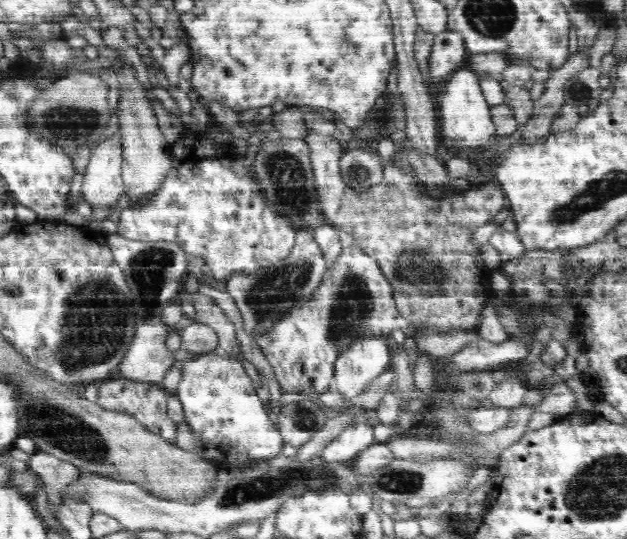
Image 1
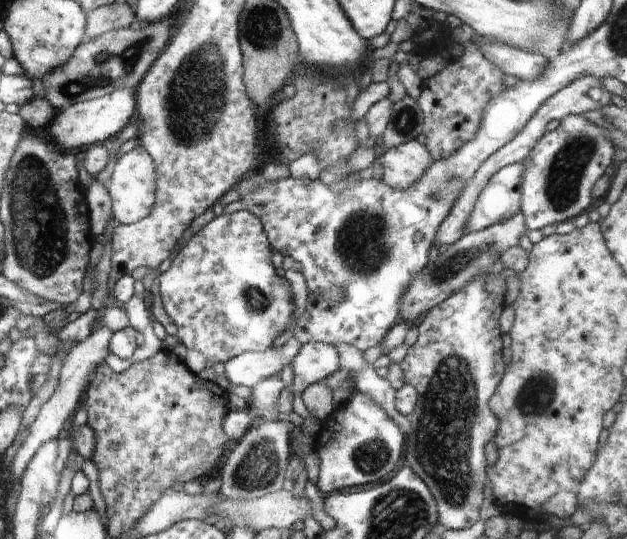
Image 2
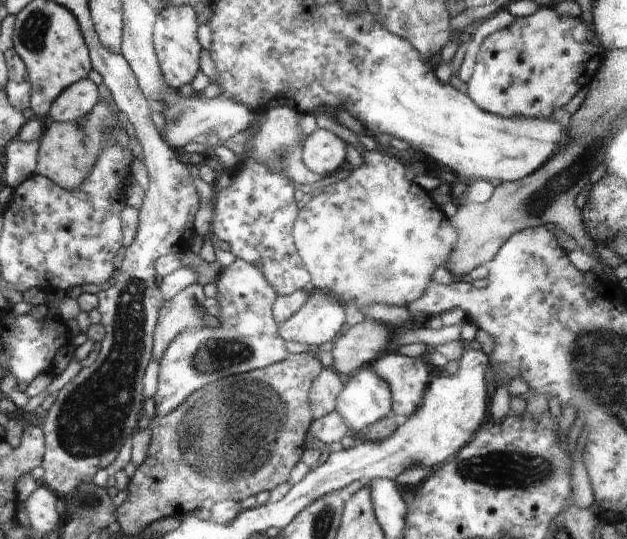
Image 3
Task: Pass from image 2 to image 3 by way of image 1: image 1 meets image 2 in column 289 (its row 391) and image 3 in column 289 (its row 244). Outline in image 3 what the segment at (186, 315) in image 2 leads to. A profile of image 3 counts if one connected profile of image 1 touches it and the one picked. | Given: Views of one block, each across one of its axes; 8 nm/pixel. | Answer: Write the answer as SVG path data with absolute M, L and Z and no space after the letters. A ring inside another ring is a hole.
M237 258L222 268L217 283L219 313L216 326L202 325L179 334L159 360L158 390L153 399L156 414L168 414L178 408L193 392L214 381L269 367L292 355L278 332L273 317L273 304L277 292L259 268Z

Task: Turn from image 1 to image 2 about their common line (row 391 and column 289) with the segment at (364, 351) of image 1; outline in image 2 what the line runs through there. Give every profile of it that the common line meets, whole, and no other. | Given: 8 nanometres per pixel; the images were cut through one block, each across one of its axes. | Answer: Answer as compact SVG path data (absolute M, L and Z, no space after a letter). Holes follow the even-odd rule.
M293 335L282 348L274 352L268 349L262 352L243 352L225 362L223 382L230 385L242 384L253 389L258 382L262 382L262 378L279 373L284 366L291 364L300 348L301 342Z

